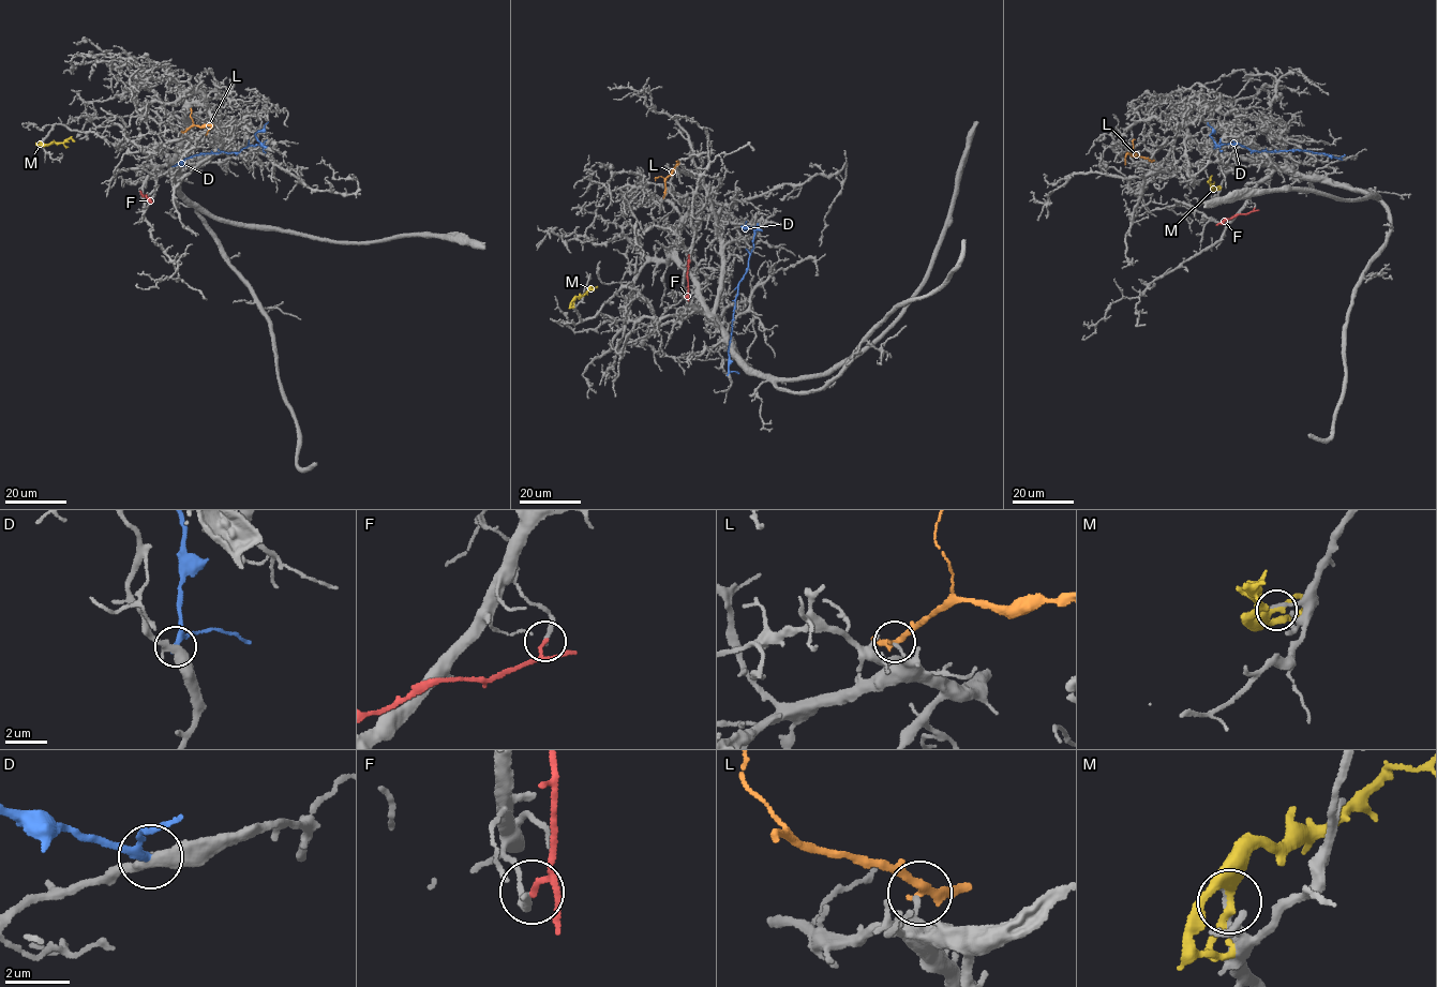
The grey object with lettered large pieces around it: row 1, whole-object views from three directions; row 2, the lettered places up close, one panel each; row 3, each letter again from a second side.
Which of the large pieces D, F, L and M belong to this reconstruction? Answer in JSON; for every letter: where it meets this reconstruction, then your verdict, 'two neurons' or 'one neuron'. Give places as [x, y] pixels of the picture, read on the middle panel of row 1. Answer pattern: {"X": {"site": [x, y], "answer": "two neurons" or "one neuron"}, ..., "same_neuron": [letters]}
{"D": {"site": [728, 374], "answer": "two neurons"}, "F": {"site": [686, 297], "answer": "two neurons"}, "L": {"site": [664, 193], "answer": "two neurons"}, "M": {"site": [573, 302], "answer": "two neurons"}, "same_neuron": []}

